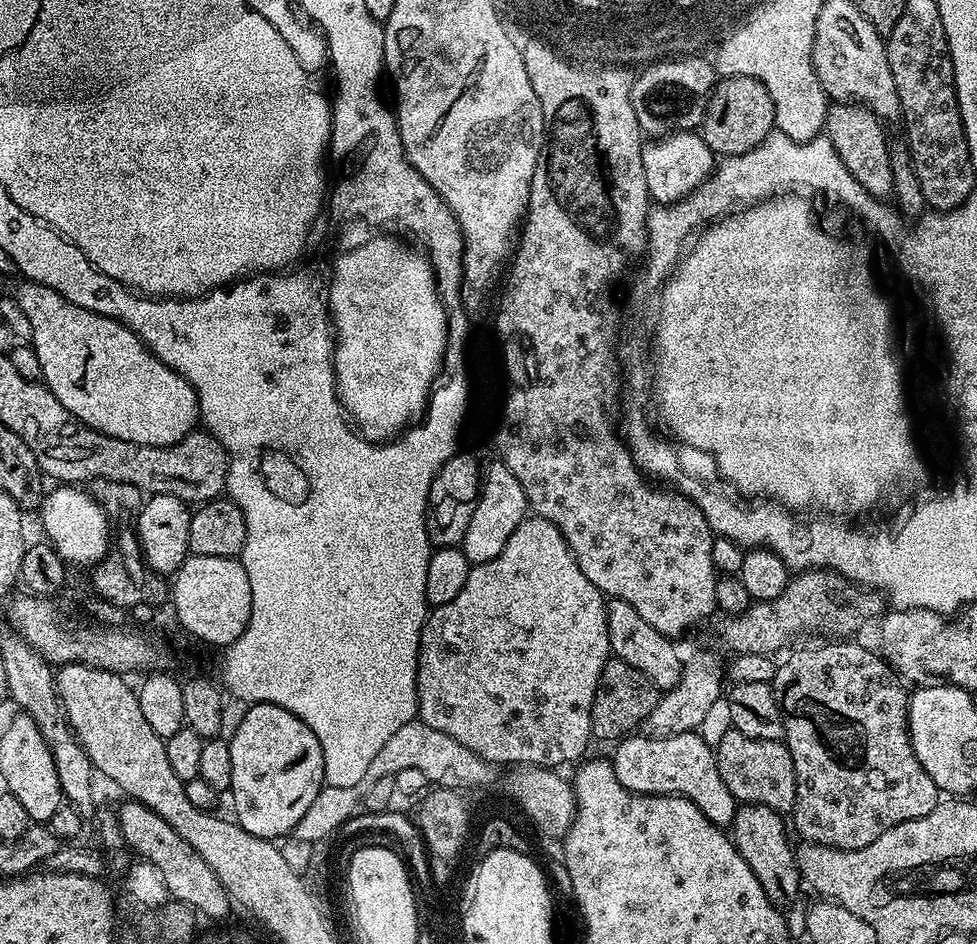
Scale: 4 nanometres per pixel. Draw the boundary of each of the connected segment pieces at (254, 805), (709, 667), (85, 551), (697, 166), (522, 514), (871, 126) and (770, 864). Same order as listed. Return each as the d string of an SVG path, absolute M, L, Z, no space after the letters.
M253 704L248 713L241 718L228 740L230 746L230 766L232 767L232 808L236 823L250 834L263 840L275 841L276 836L284 838L291 833L294 826L310 810L310 802L318 798L320 789L325 787L324 759L322 746L318 746L318 738L314 738L314 730L306 726L290 710L273 704Z
M688 638L677 639L674 651L680 664L680 678L674 687L661 693L654 710L644 720L642 728L647 735L673 736L699 729L703 716L724 692L720 662L712 651L698 648Z
M56 486L56 489L44 500L44 505L40 508L40 524L44 527L47 543L53 544L56 553L64 561L65 565L88 564L95 566L110 551L110 536L108 540L108 528L110 532L110 521L108 515L104 513L104 507L92 497L91 491L85 490L80 486Z
M695 131L671 132L669 136L652 138L642 143L642 170L646 170L648 194L660 206L678 204L685 196L703 186L717 163L710 146Z
M499 462L487 465L482 476L480 497L474 506L474 514L470 517L470 526L466 526L463 549L466 558L474 564L490 562L490 558L498 558L502 554L502 546L506 546L510 534L518 530L518 526L529 515L528 499L514 474Z
M836 102L829 107L826 118L824 119L824 132L829 142L834 146L836 151L836 159L839 163L846 166L846 170L850 170L850 174L854 174L854 178L861 184L871 196L877 198L888 198L893 195L892 187L894 186L894 176L891 174L889 145L890 138L884 133L885 125L879 117L862 104L854 104L851 102Z
M740 804L737 807L730 825L732 844L746 858L746 866L754 870L754 878L762 882L762 890L766 890L766 898L775 908L787 910L797 903L796 895L802 889L800 871L796 865L796 848L788 841L789 829L783 815L770 806L757 804Z

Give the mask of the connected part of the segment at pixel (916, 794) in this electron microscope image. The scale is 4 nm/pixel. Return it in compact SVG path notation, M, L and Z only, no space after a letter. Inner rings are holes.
M824 642L821 644L824 644L821 648L808 648L805 652L796 652L785 664L781 663L777 667L776 677L771 683L772 693L776 696L780 713L784 719L783 741L790 750L790 758L794 758L796 801L790 813L790 824L794 832L794 827L796 827L801 841L830 846L831 848L841 848L842 850L858 850L862 846L870 846L870 842L874 842L874 838L882 838L882 834L886 830L898 826L902 822L910 822L930 814L930 810L934 810L934 806L940 803L942 793L930 778L930 774L926 774L922 762L918 762L912 749L912 739L908 733L908 701L910 696L907 691L904 693L906 688L900 676L893 671L887 660L884 660L873 649L863 648L857 642Z

